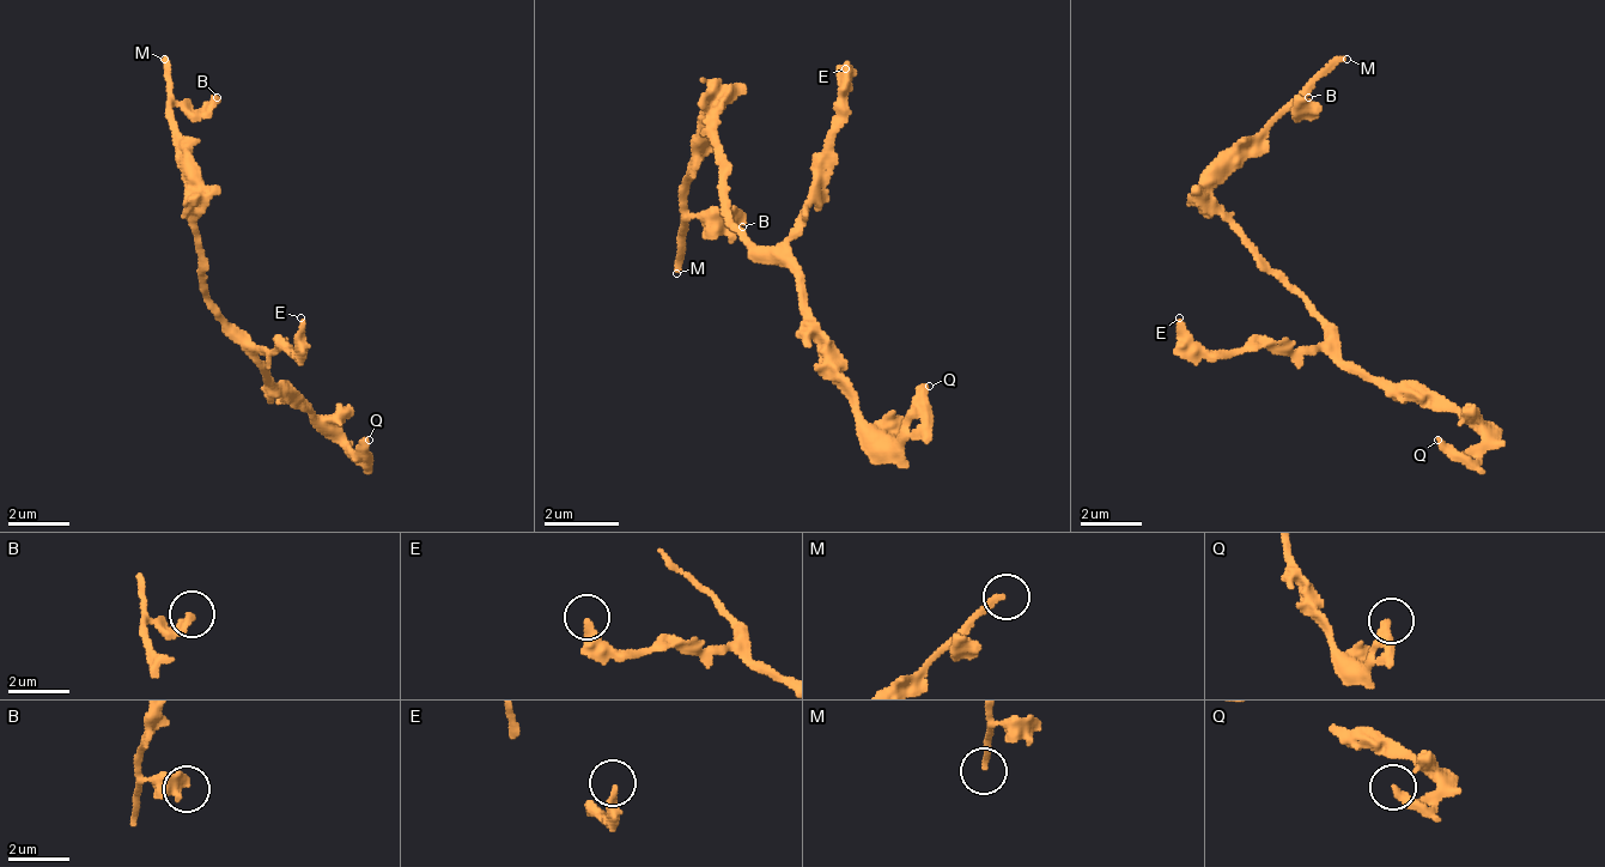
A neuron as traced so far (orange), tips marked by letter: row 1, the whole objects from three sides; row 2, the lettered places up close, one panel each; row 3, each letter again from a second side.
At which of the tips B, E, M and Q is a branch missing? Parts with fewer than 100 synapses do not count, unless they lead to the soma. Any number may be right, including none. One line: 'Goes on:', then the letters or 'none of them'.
Goes on: M

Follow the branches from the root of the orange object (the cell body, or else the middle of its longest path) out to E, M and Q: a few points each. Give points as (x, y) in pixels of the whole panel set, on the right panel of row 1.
E: (1308, 302), (1308, 310), (1324, 325), (1324, 340), (1315, 347), (1209, 347), (1179, 317)
M: (1308, 302), (1256, 249), (1256, 241), (1217, 204), (1217, 181), (1324, 73), (1331, 73), (1347, 59)
Q: (1308, 302), (1324, 325), (1324, 340), (1354, 371), (1399, 386), (1430, 386), (1483, 440), (1460, 455), (1438, 440)

